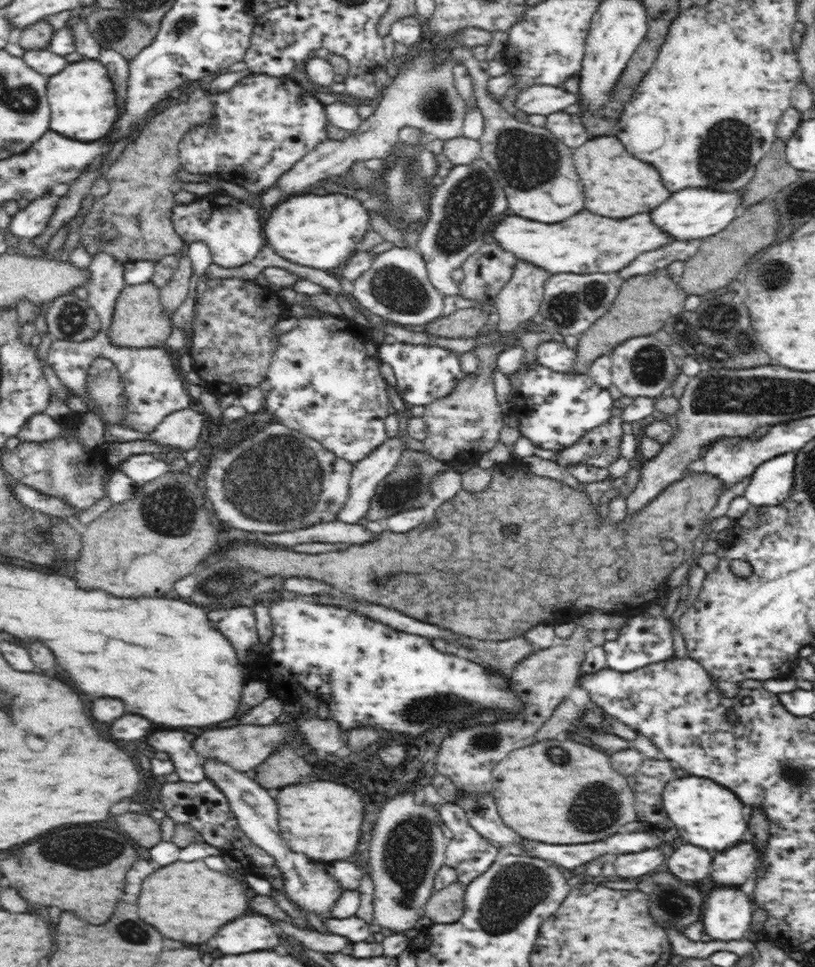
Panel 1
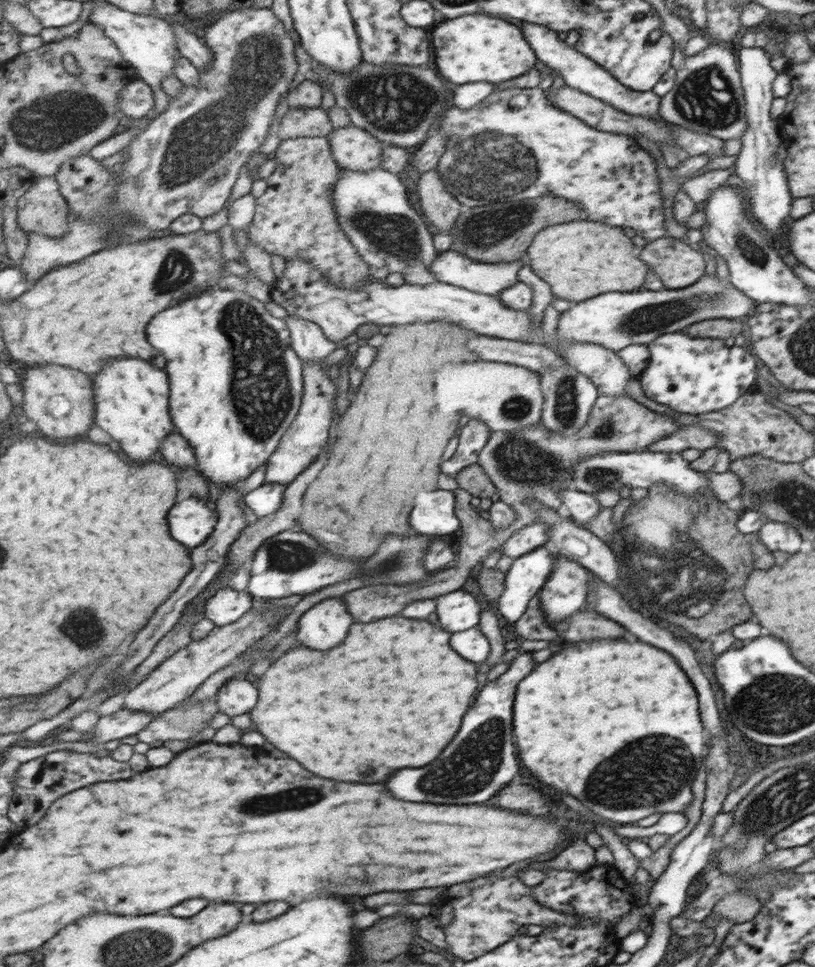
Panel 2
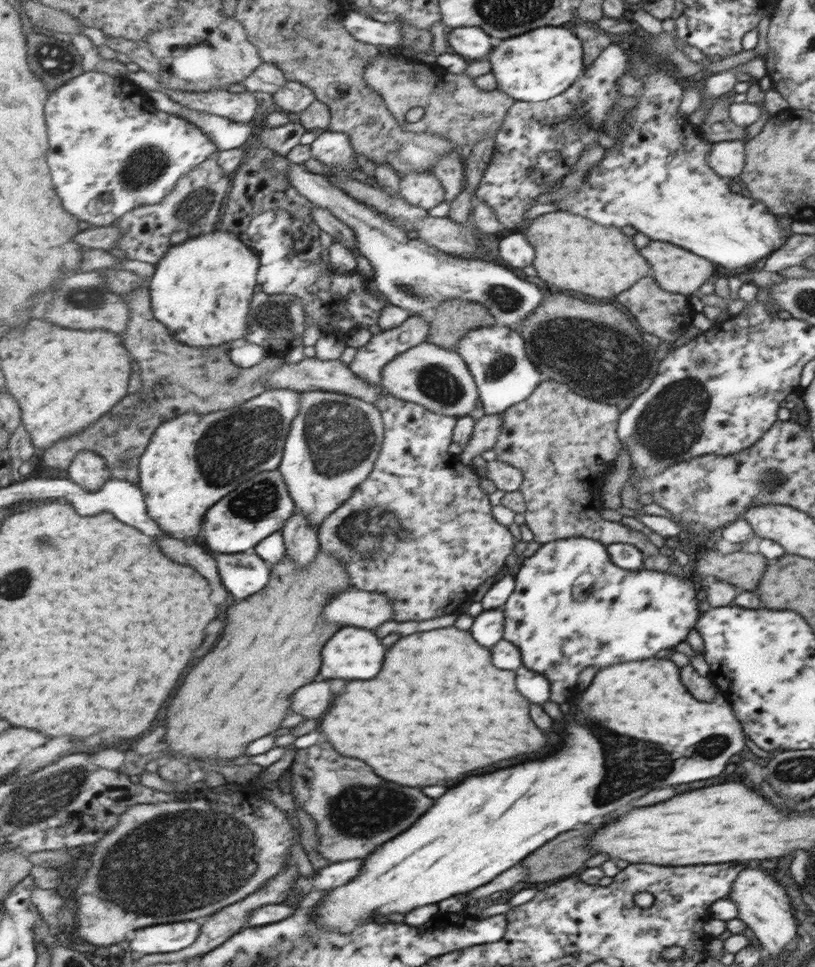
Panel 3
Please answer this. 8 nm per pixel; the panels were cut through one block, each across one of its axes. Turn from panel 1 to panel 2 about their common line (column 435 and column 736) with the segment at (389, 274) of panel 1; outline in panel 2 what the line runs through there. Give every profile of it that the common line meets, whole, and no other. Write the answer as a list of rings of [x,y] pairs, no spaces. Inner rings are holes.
[[[716,275],[704,276],[698,283],[684,289],[642,292],[610,292],[592,300],[576,302],[558,318],[556,331],[562,339],[602,345],[612,351],[622,351],[631,344],[651,343],[663,334],[680,331],[702,320],[727,317],[728,320],[748,320],[757,302],[736,288],[730,278],[720,280]]]

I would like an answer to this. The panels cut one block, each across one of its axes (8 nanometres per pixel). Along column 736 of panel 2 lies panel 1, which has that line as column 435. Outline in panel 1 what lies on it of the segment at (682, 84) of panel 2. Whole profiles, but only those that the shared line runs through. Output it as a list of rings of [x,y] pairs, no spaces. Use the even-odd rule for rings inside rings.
[[[420,58],[414,62],[406,62],[406,66],[414,66],[406,70],[404,76],[396,78],[390,88],[384,88],[382,100],[376,106],[374,114],[353,130],[343,140],[328,139],[320,142],[314,150],[297,160],[289,171],[277,180],[279,189],[288,196],[302,192],[305,188],[316,184],[319,180],[340,176],[344,170],[349,170],[352,162],[372,160],[372,158],[388,159],[394,154],[394,146],[400,143],[399,132],[404,127],[414,127],[422,130],[431,139],[426,149],[434,154],[443,153],[446,140],[463,136],[464,120],[466,118],[466,101],[458,94],[454,84],[454,66],[440,66],[432,70],[432,58]]]

